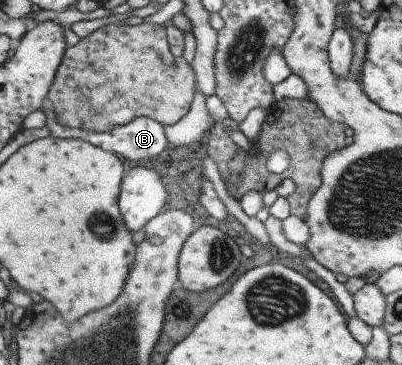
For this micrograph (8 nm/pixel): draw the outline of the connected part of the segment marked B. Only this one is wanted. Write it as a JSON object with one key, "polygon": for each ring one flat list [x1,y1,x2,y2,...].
{"polygon":[[46,98,45,105,42,107,44,113,46,113,46,129,49,132,49,136,55,138,78,138,90,142,92,145,98,145,102,149,109,150,112,153,118,153,128,161,129,164,144,164,148,161,156,161,166,149,168,145,171,145,169,136,166,133,165,125,156,121,151,117,136,117,136,119,130,121,124,126,118,126,118,129,113,129,108,132,98,132,94,130,86,129,70,129,66,125,62,125,56,117,56,113,53,110,52,103]]}

